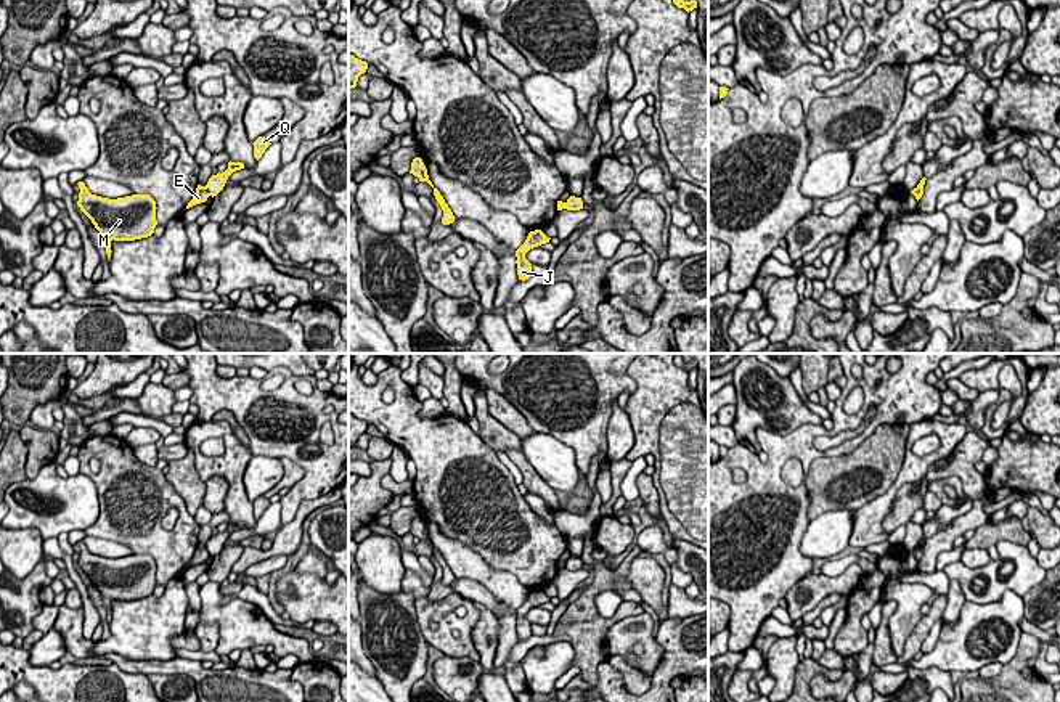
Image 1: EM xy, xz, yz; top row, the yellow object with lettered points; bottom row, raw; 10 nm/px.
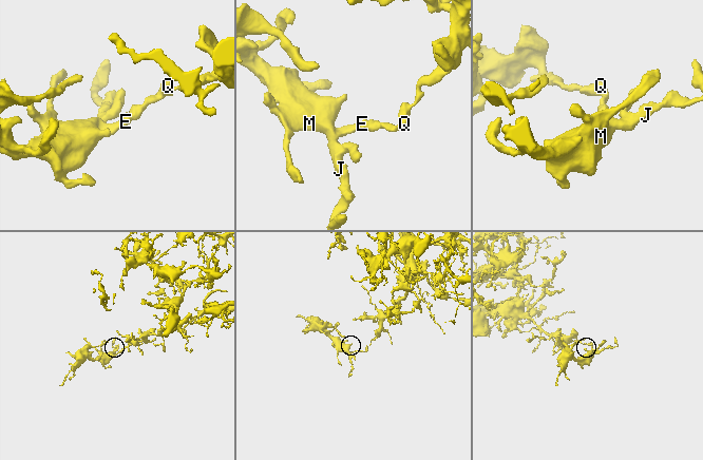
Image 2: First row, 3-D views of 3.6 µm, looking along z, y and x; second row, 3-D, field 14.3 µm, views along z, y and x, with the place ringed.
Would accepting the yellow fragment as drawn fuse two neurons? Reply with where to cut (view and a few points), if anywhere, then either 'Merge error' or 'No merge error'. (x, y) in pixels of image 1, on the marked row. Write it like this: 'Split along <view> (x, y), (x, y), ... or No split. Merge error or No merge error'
Split along xy (204, 187), (209, 195). Merge error

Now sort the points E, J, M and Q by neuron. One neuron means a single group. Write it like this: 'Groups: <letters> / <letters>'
Groups: E J M / Q

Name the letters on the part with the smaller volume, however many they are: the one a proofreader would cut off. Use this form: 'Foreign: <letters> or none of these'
Foreign: E, J, M

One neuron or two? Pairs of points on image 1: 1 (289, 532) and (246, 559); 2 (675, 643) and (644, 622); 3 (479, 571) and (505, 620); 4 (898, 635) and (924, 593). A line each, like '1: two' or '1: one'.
1: one
2: two
3: one
4: one

